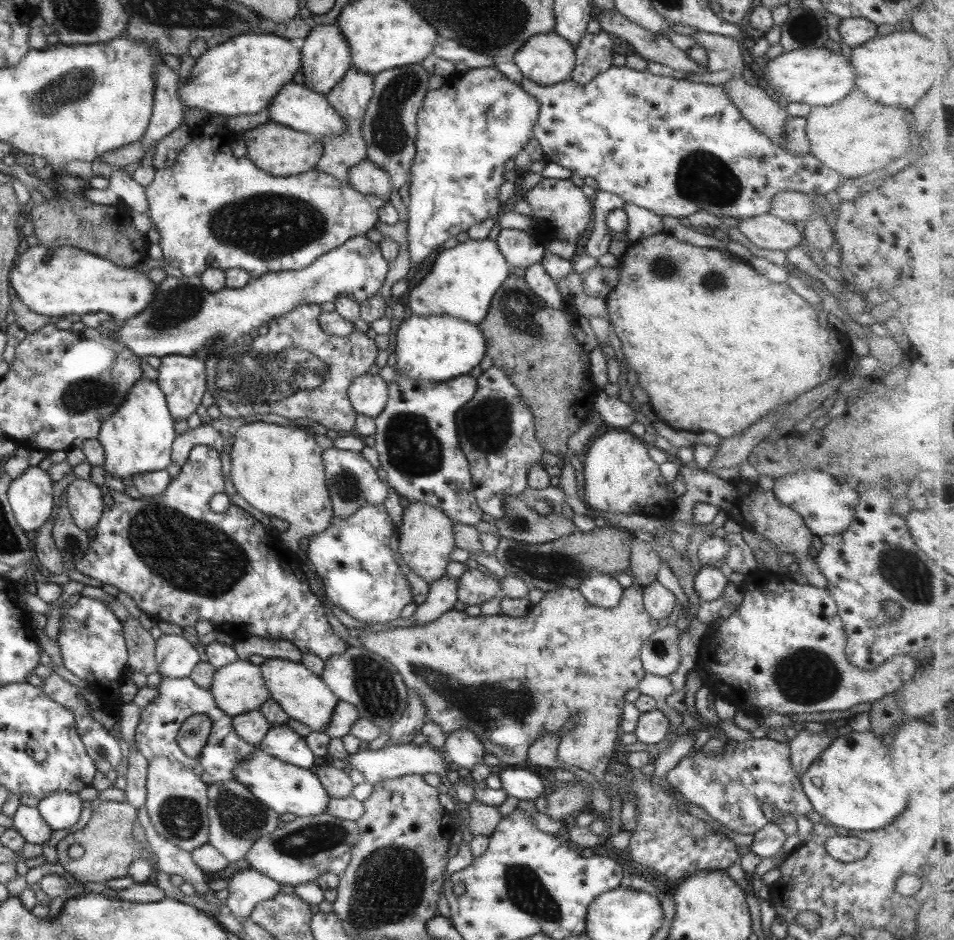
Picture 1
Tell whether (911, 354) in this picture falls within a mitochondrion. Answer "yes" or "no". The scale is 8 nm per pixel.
no

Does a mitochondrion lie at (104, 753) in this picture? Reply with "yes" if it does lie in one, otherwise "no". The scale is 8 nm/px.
yes

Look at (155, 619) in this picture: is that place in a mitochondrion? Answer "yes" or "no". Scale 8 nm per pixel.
no

